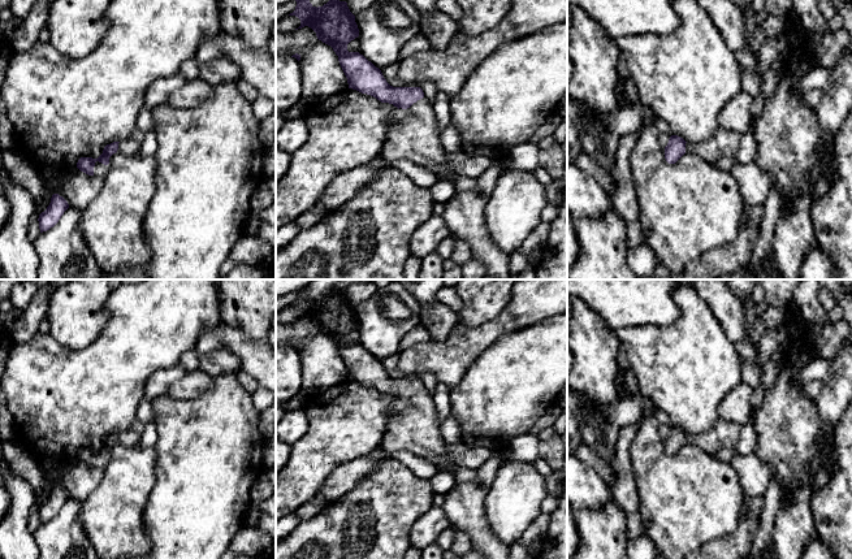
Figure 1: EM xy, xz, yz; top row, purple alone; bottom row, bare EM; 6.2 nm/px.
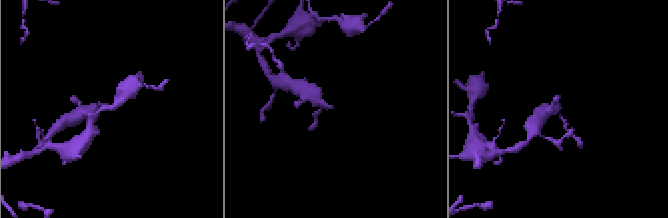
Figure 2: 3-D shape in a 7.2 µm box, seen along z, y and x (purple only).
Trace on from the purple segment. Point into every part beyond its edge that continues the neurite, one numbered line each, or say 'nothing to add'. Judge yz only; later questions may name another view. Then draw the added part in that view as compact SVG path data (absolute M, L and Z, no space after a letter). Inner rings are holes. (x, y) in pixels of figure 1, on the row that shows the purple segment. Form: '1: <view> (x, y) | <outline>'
1: yz (725, 143) | M719 127L704 142L687 142L686 152L695 153L713 164L723 157L735 157L740 148L741 134Z

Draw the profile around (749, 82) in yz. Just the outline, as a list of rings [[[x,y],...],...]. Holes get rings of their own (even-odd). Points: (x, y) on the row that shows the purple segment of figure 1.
[[[741,68],[741,88],[753,98],[760,96],[761,82],[758,81],[756,72]]]

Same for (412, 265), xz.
[[[411,255],[405,264],[403,269],[405,280],[419,280],[420,268],[421,259]]]

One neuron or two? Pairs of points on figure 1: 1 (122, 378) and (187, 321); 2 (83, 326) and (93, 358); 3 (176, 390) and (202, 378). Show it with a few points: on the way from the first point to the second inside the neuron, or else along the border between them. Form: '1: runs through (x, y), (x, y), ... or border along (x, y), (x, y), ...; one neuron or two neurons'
1: runs through (138, 363), (172, 329); one neuron
2: border along (108, 321), (81, 349), (59, 343); two neurons
3: runs through (182, 390), (195, 382); one neuron

